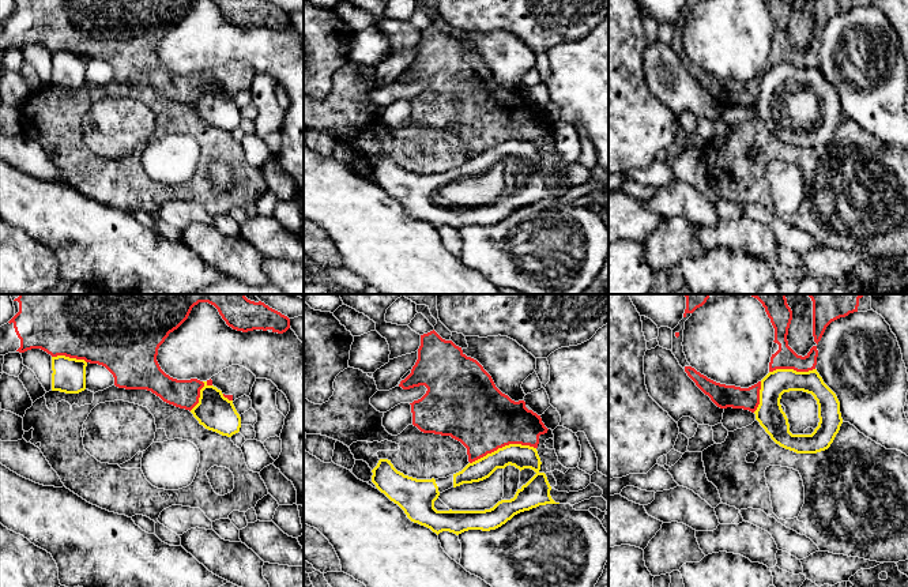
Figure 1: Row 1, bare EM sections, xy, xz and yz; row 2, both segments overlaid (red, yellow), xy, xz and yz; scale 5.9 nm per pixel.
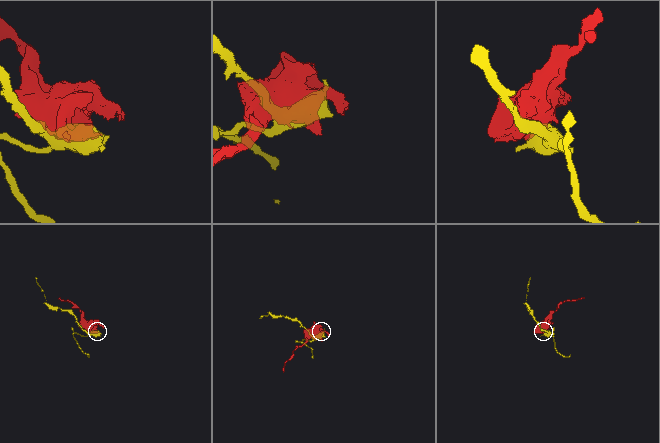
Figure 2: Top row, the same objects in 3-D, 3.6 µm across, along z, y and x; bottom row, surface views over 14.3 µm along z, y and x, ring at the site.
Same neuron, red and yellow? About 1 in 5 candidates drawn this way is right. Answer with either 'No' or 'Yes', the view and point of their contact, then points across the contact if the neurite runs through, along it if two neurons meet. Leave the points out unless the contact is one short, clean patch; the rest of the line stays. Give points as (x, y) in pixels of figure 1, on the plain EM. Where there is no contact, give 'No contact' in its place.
No. Touches red at xz (503, 140)

